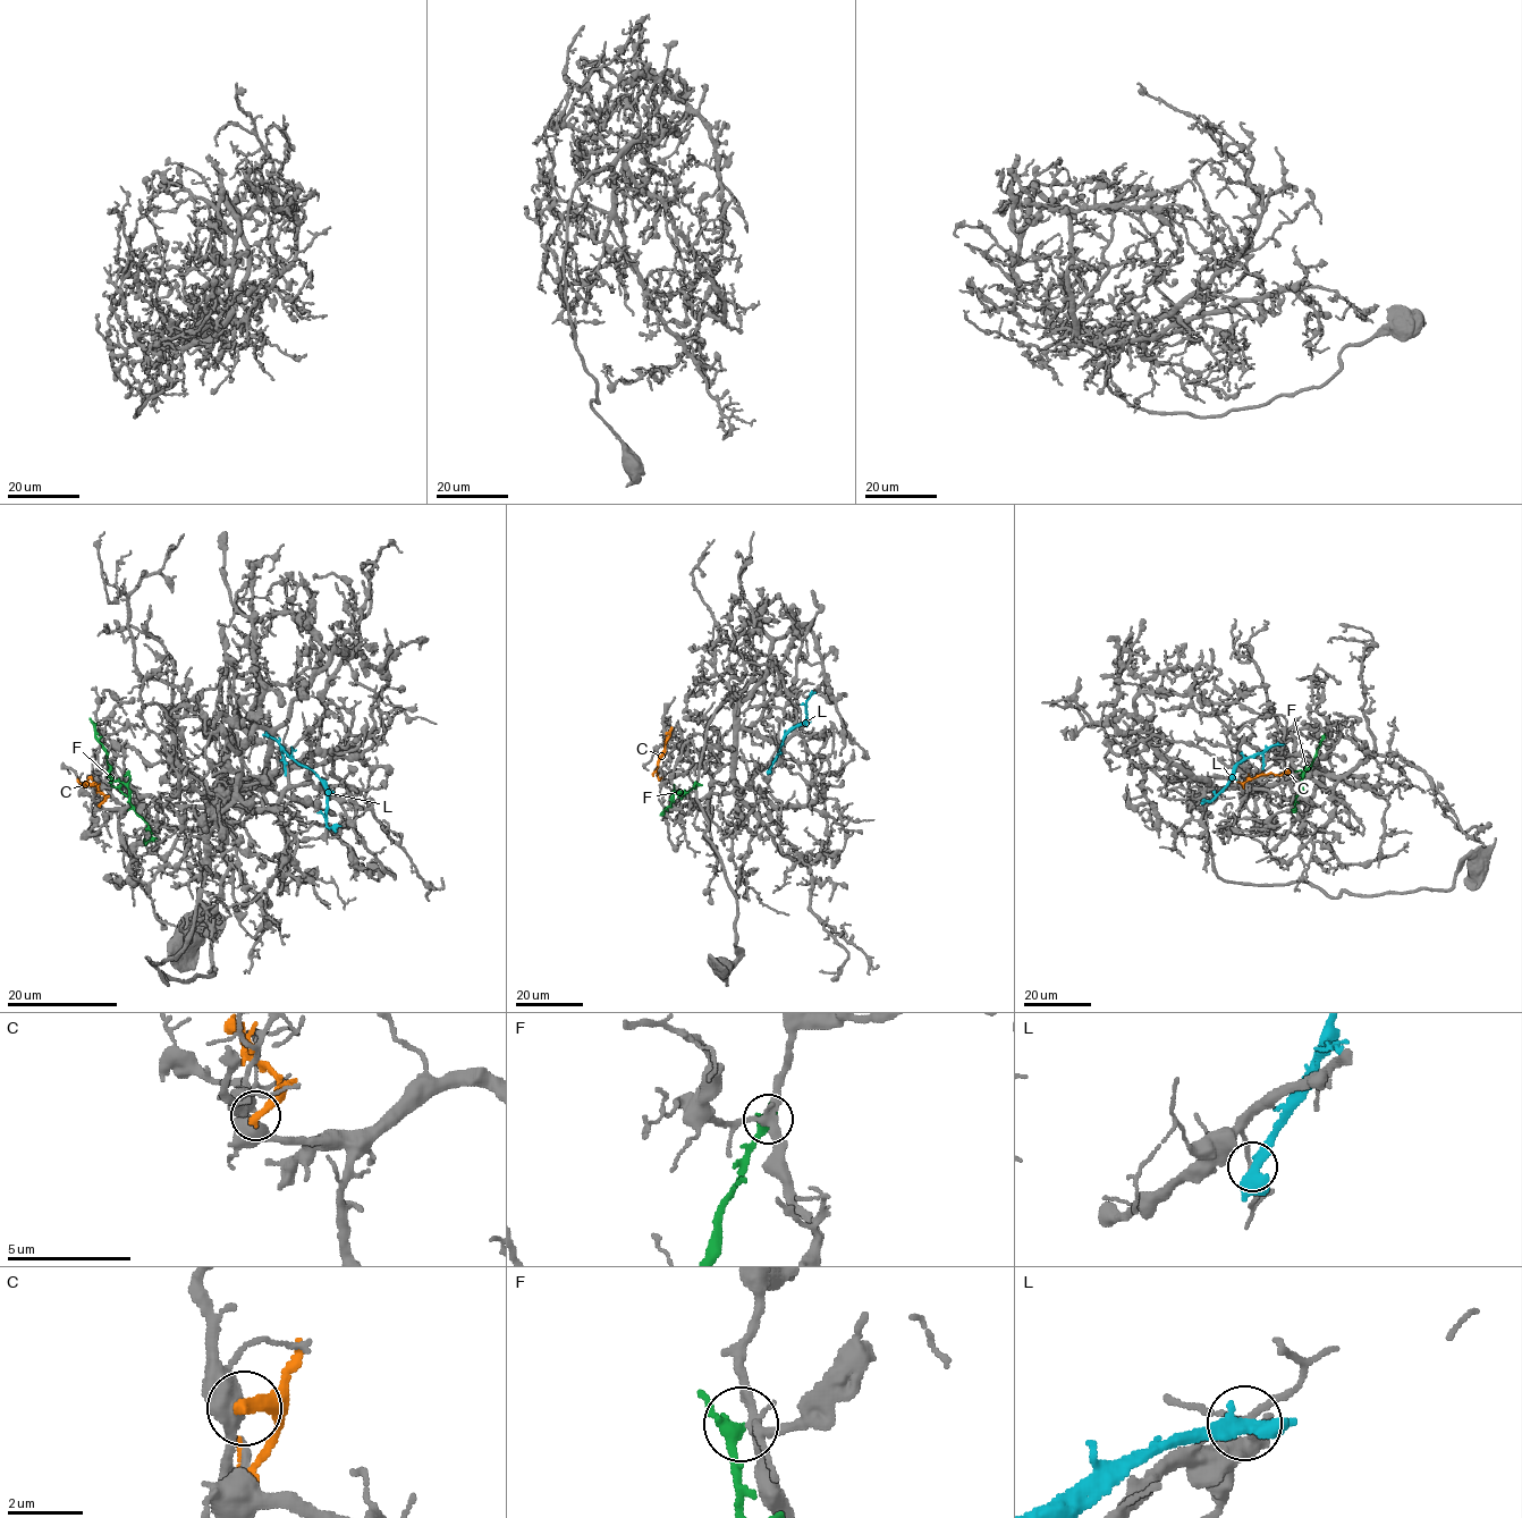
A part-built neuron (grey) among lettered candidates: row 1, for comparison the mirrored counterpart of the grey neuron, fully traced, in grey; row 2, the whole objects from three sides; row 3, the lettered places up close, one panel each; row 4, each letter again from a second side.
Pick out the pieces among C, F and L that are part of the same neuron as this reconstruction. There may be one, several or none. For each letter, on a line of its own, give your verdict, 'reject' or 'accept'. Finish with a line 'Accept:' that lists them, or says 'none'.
C: reject
F: reject
L: reject
Accept: none

